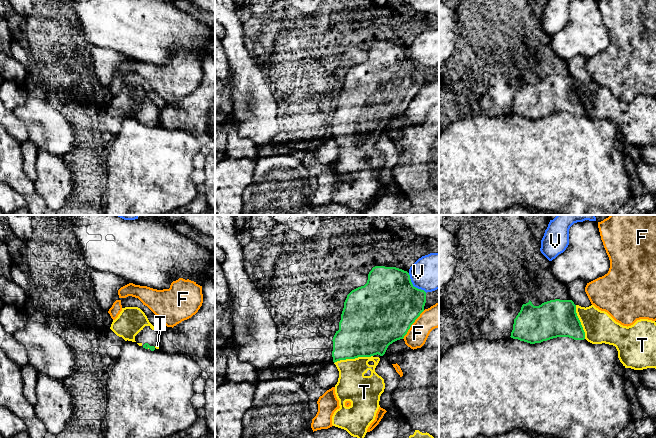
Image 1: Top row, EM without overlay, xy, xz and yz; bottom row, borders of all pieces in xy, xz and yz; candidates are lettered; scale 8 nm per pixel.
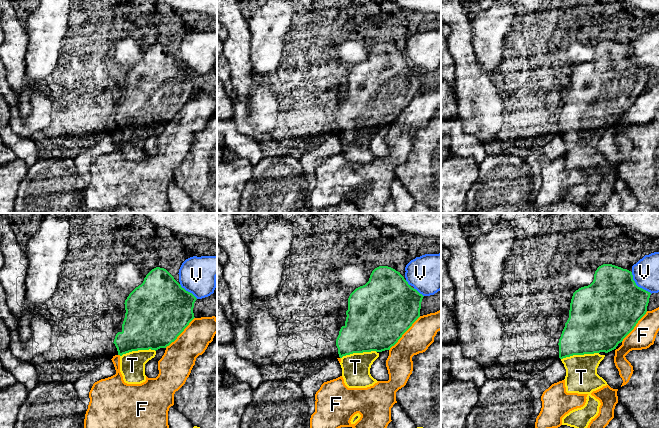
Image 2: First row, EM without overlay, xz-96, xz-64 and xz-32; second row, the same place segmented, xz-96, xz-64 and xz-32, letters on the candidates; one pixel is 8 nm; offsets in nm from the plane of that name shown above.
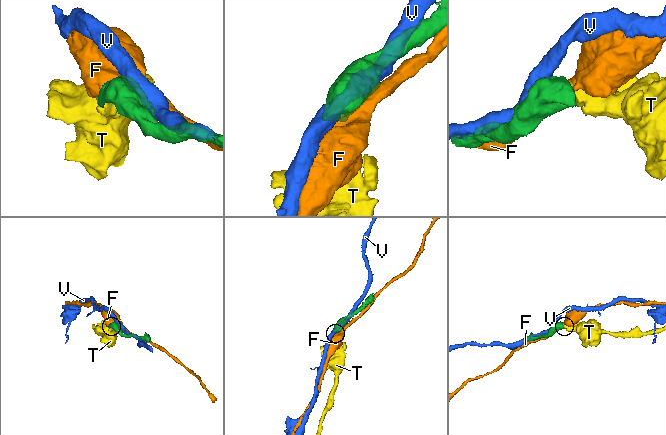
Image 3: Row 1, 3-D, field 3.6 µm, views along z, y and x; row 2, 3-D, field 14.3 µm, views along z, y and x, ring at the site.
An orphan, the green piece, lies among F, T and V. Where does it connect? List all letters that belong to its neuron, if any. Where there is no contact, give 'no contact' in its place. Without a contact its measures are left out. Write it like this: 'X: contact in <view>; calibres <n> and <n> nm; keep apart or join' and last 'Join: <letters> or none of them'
F: contact in xz; calibres 500 and 190 nm; keep apart
T: contact in xz; calibres 420 and 240 nm; join
V: contact in xz; calibres 500 and 300 nm; keep apart
Join: T

